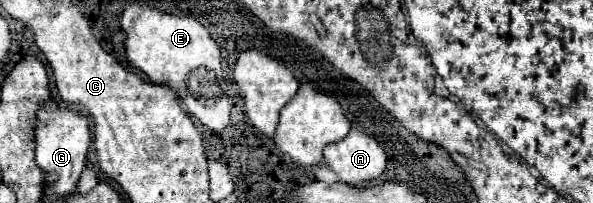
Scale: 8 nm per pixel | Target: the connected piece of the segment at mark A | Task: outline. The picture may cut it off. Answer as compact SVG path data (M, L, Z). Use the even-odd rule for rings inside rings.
M352 126L344 140L324 148L324 160L342 182L360 186L382 176L388 156L376 138Z

